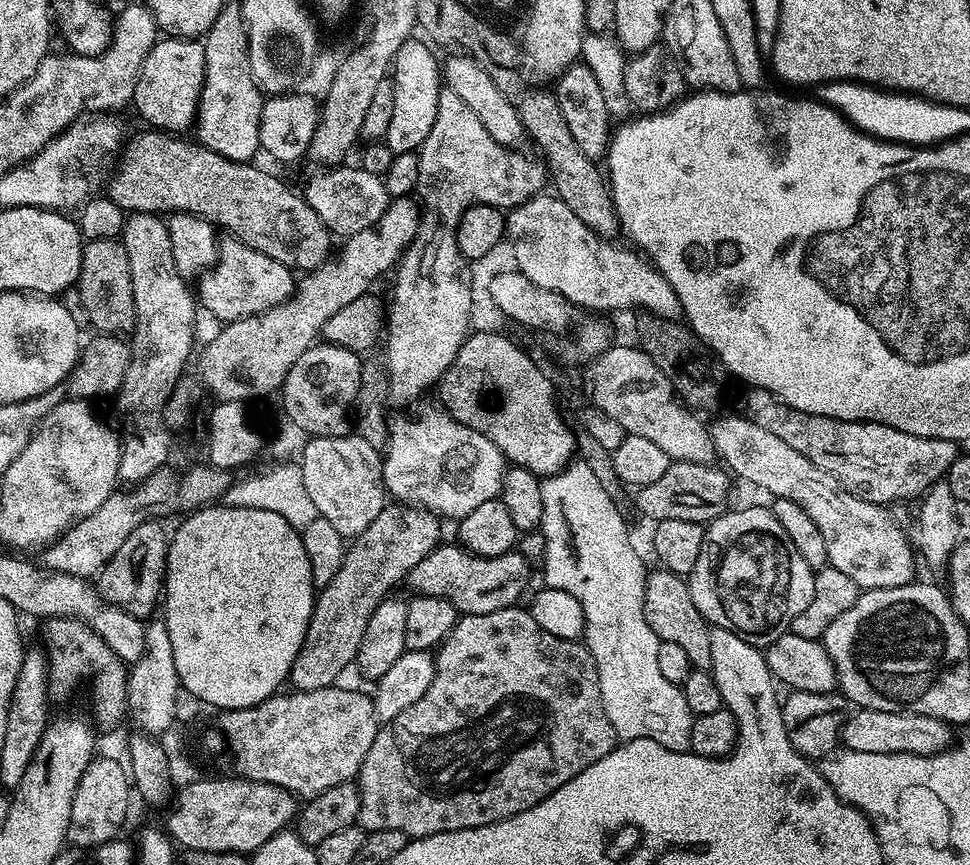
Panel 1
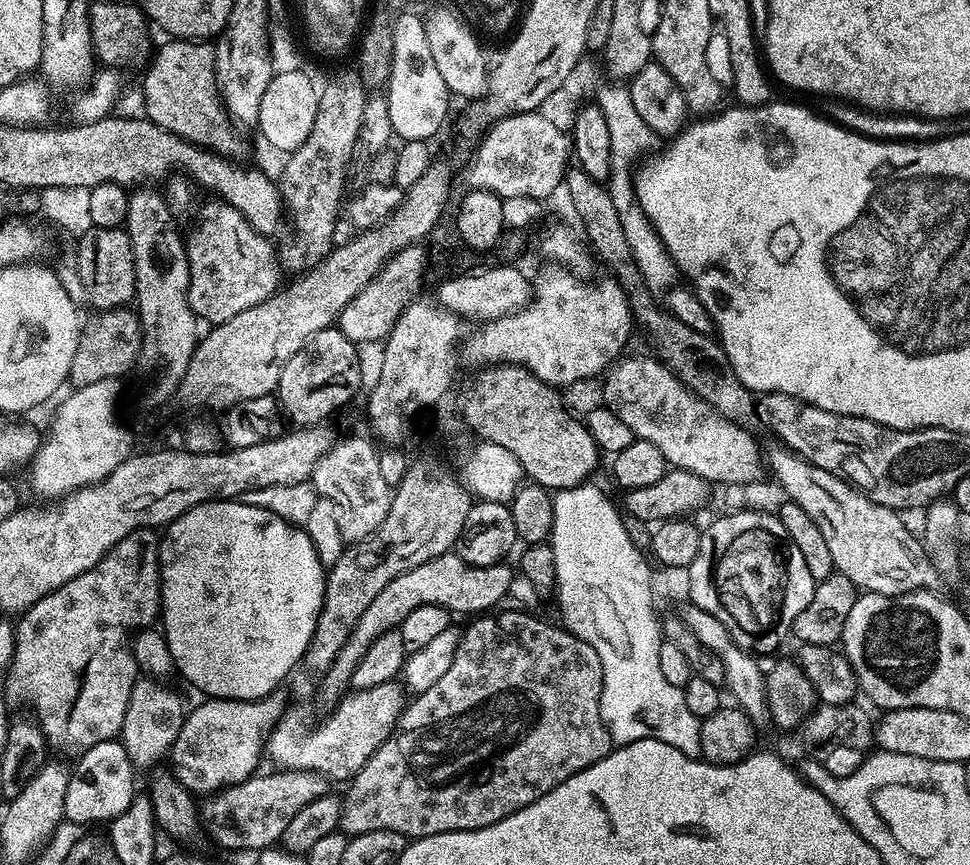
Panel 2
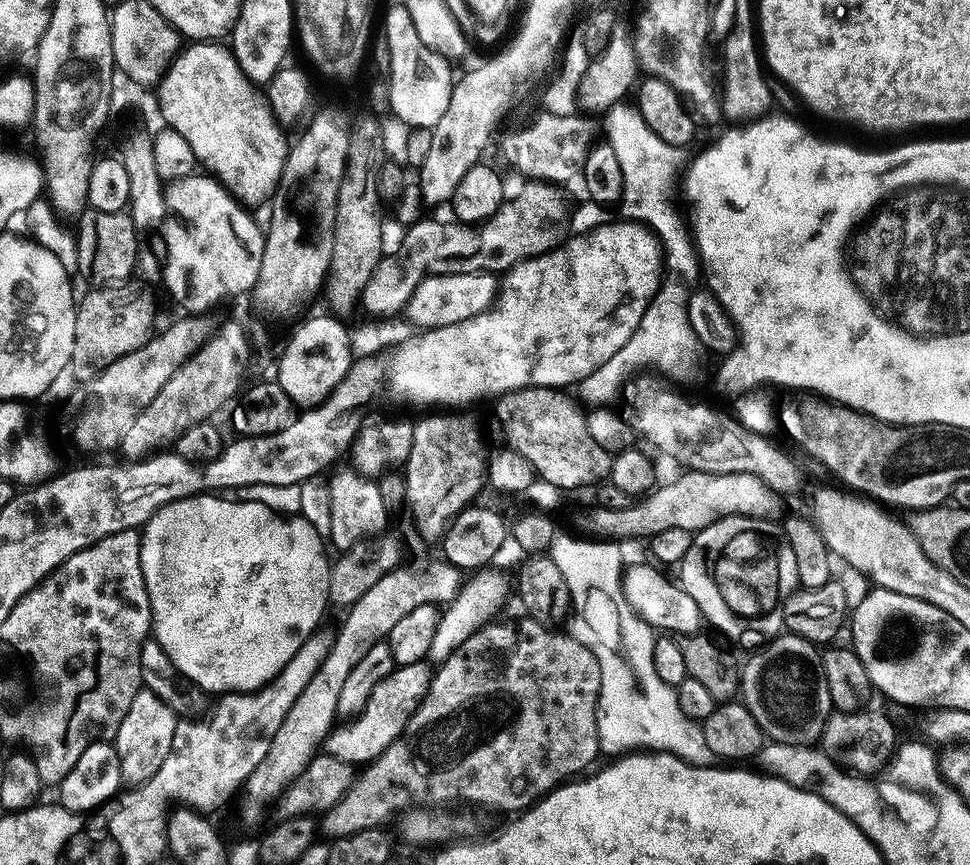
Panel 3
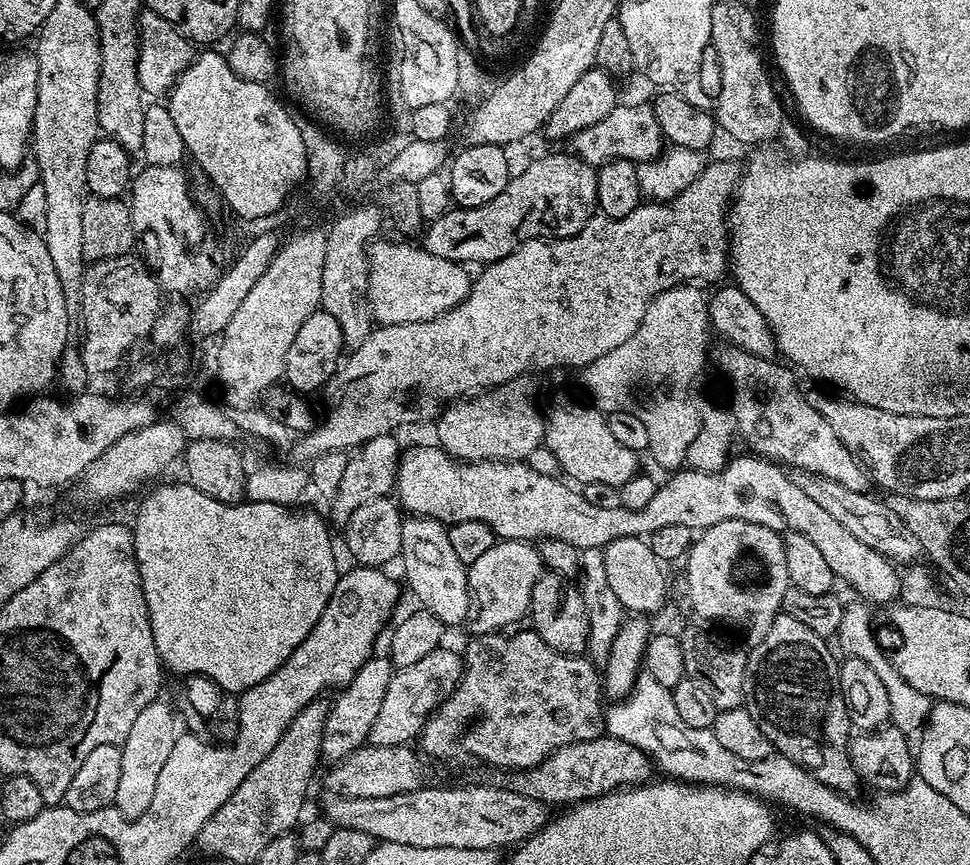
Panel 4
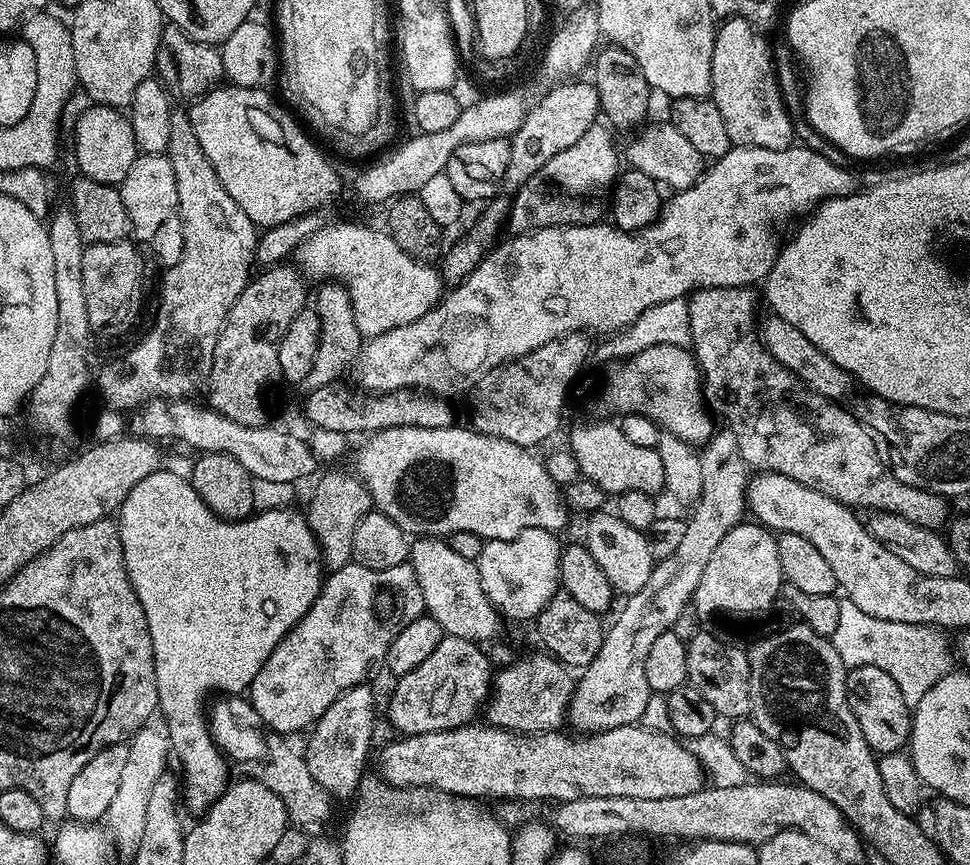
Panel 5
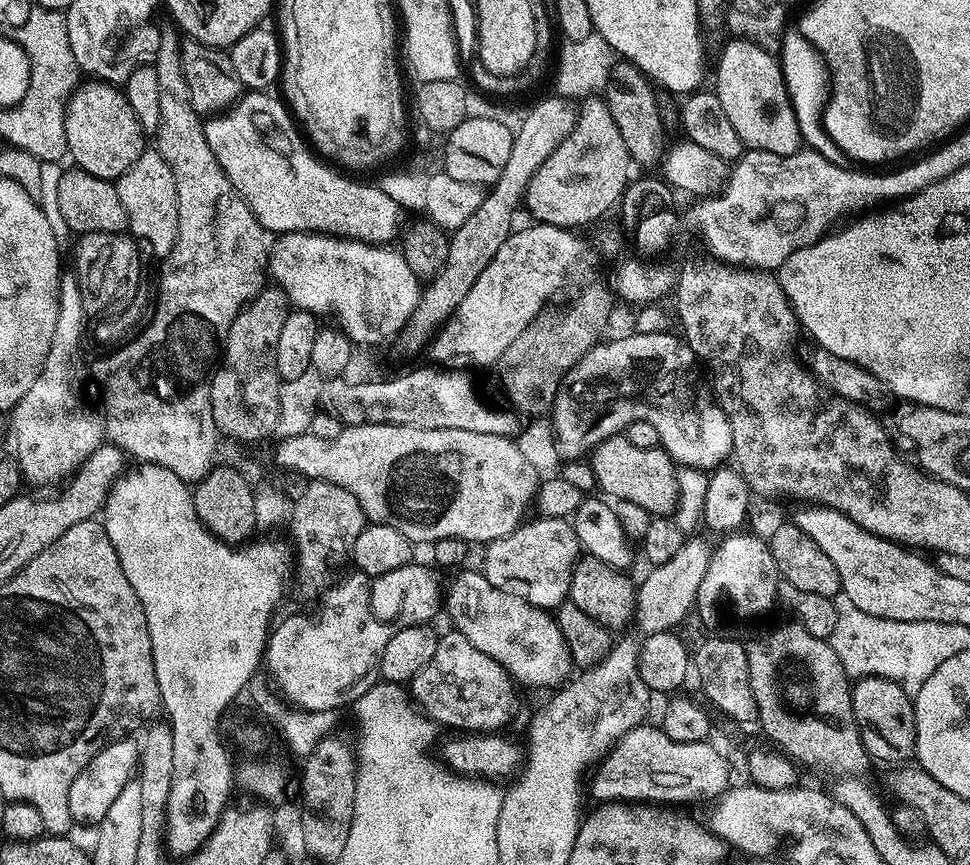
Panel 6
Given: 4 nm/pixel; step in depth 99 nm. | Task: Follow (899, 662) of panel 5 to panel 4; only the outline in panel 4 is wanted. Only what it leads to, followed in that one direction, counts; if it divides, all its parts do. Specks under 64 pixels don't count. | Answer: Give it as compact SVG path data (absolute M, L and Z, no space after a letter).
M864 602L856 603L860 604L849 603L845 607L842 624L838 626L834 637L835 643L840 643L845 657L853 656L866 662L866 666L871 666L874 674L878 674L878 678L882 678L882 686L886 686L886 694L890 697L890 710L892 711L890 724L907 734L919 733L923 729L928 715L932 712L933 701L918 690L914 690L914 686L910 686L910 682L906 682L906 678L902 678L902 674L898 674L898 670L892 665L886 652L880 649L880 644L876 641L875 634L872 633L872 616L868 613L869 605Z

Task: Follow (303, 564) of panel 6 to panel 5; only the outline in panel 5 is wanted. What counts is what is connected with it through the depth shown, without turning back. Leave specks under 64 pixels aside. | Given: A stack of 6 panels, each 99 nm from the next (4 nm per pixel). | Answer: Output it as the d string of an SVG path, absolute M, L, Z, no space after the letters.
M351 471L348 472L326 473L317 482L306 507L308 525L320 547L323 567L328 570L341 568L352 560L354 530L358 530L358 522L362 522L365 514L373 511L366 486Z

